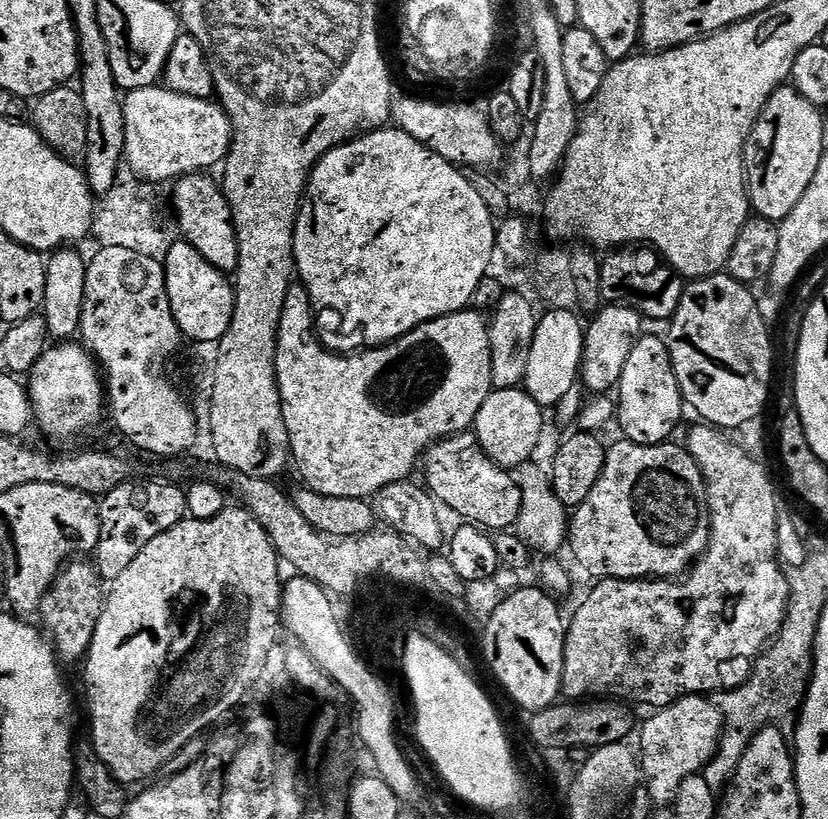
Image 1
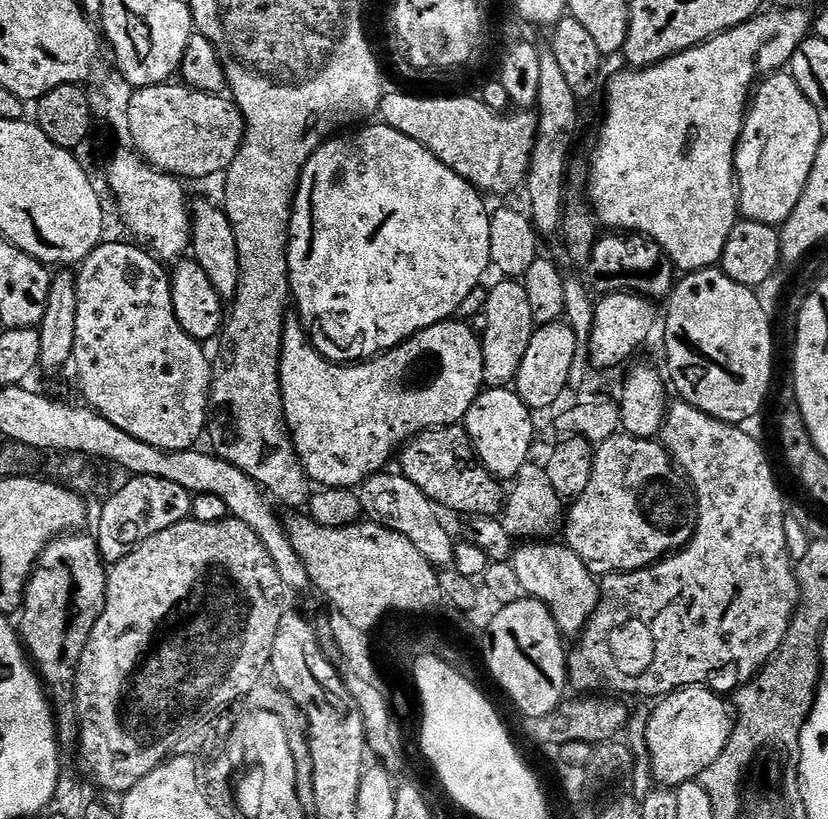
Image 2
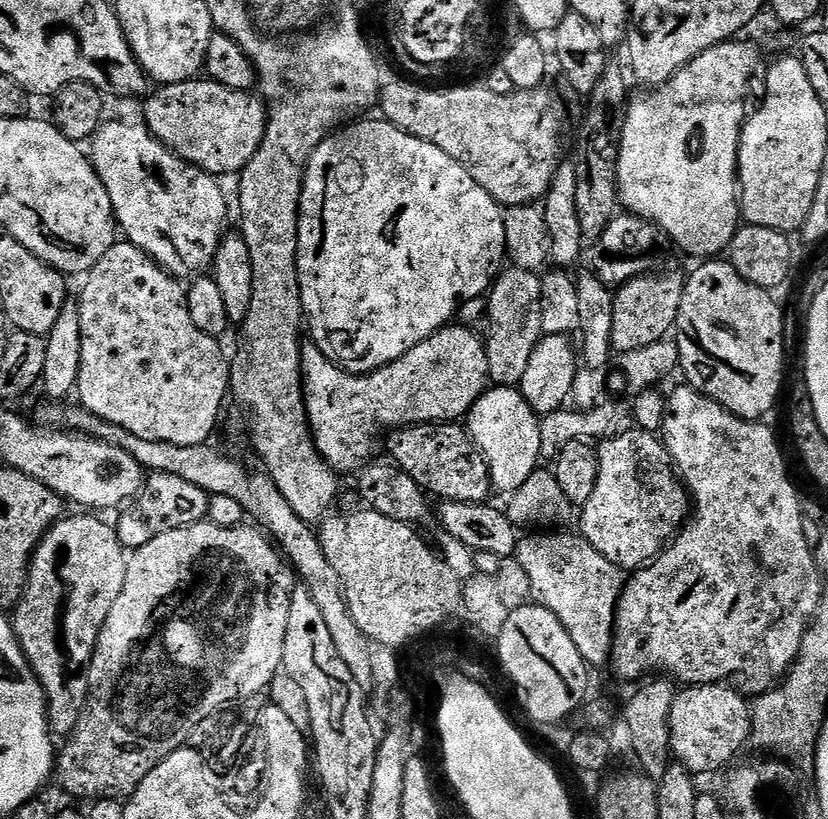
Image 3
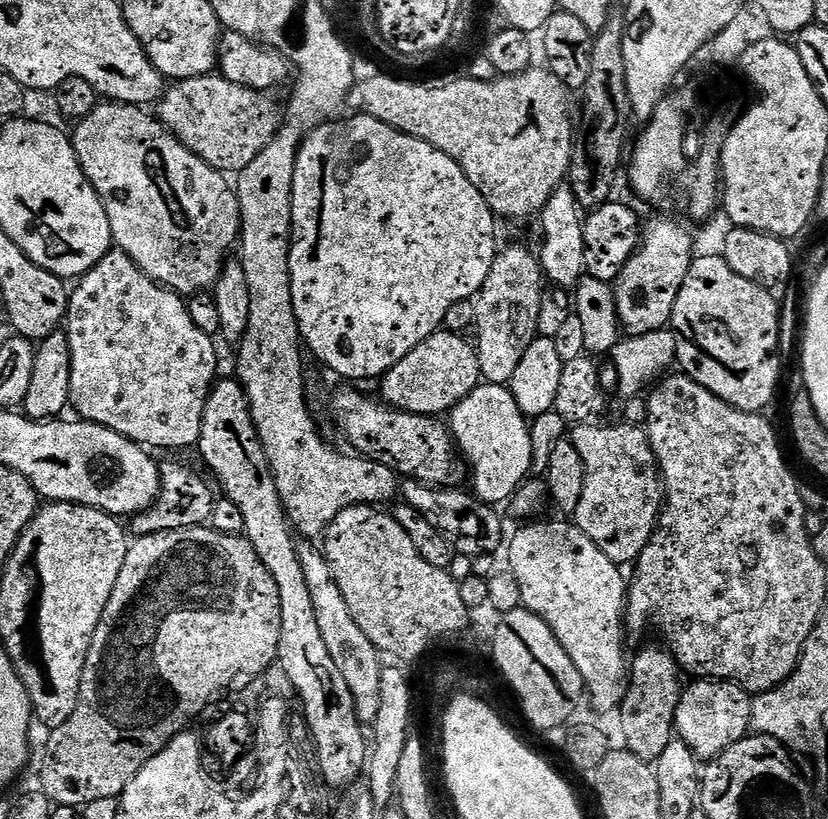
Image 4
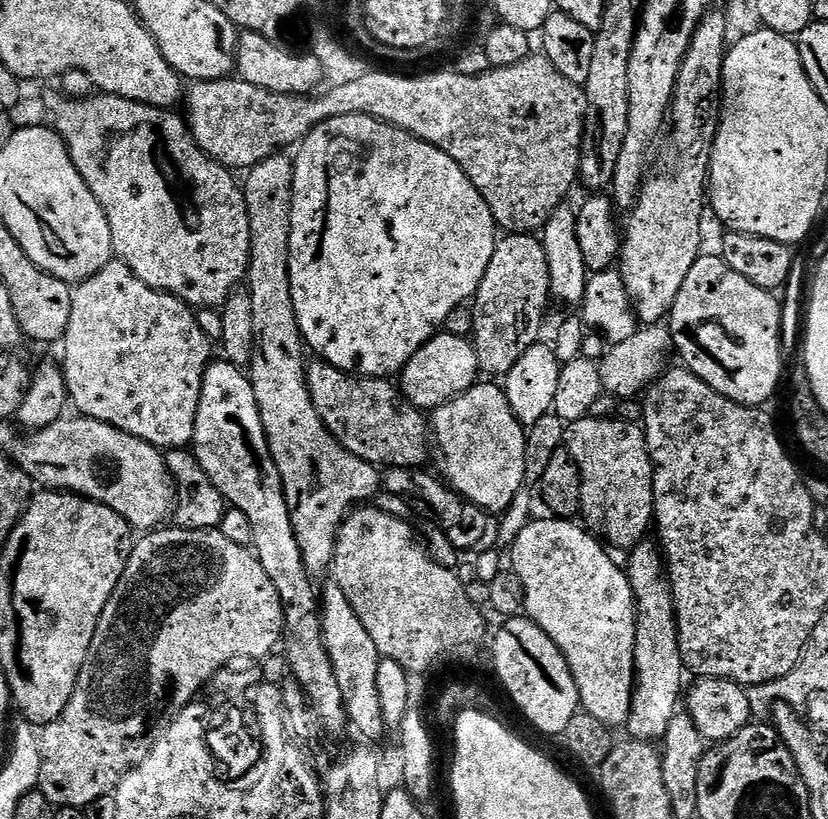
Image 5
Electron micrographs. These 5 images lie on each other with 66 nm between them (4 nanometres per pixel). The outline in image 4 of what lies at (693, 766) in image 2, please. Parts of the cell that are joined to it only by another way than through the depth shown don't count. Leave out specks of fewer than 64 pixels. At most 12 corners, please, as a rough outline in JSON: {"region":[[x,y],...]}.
{"region":[[696,678],[676,707],[675,735],[707,762],[743,740],[752,696]]}

